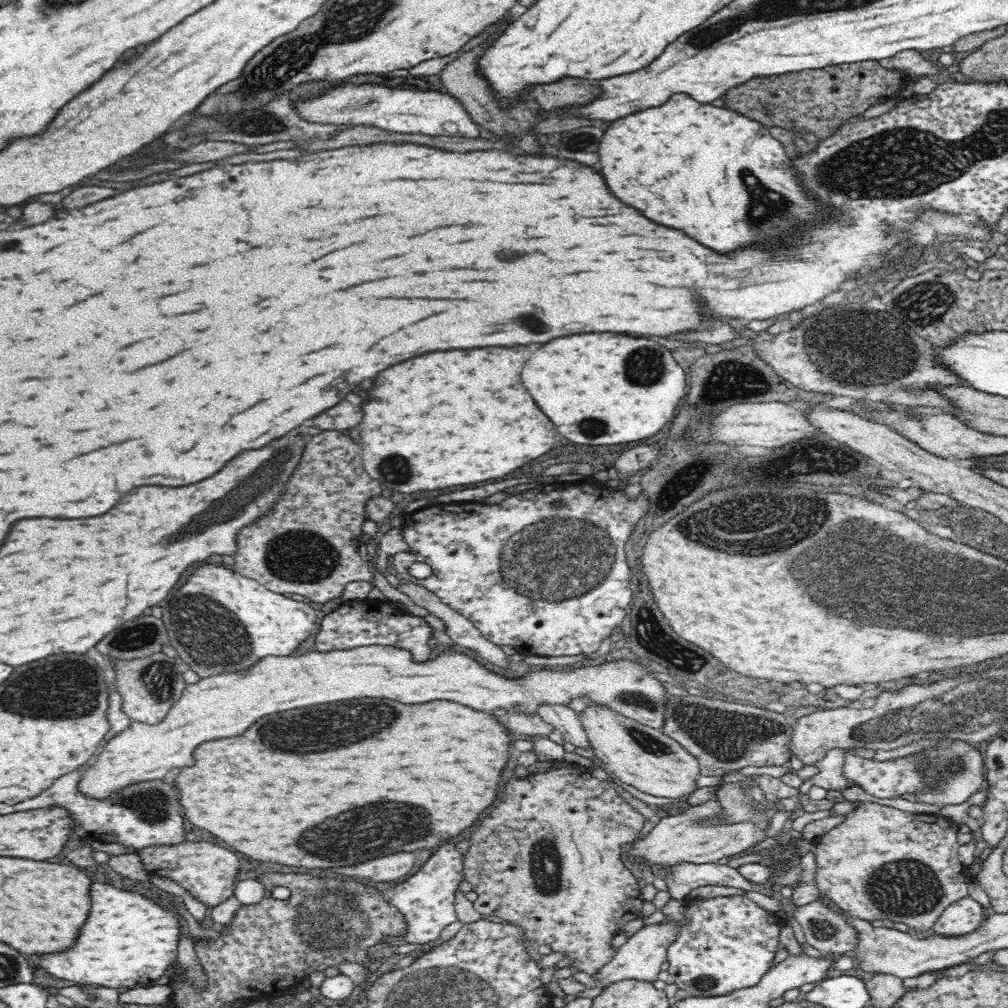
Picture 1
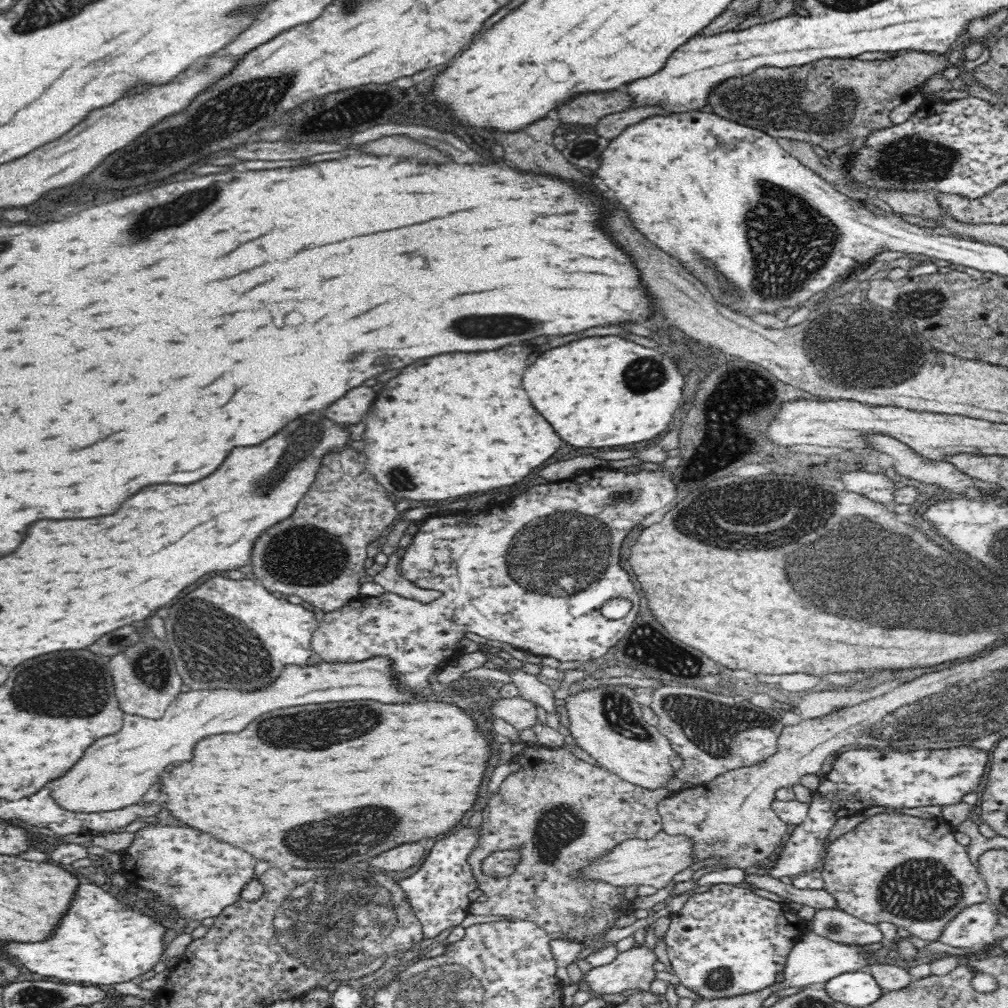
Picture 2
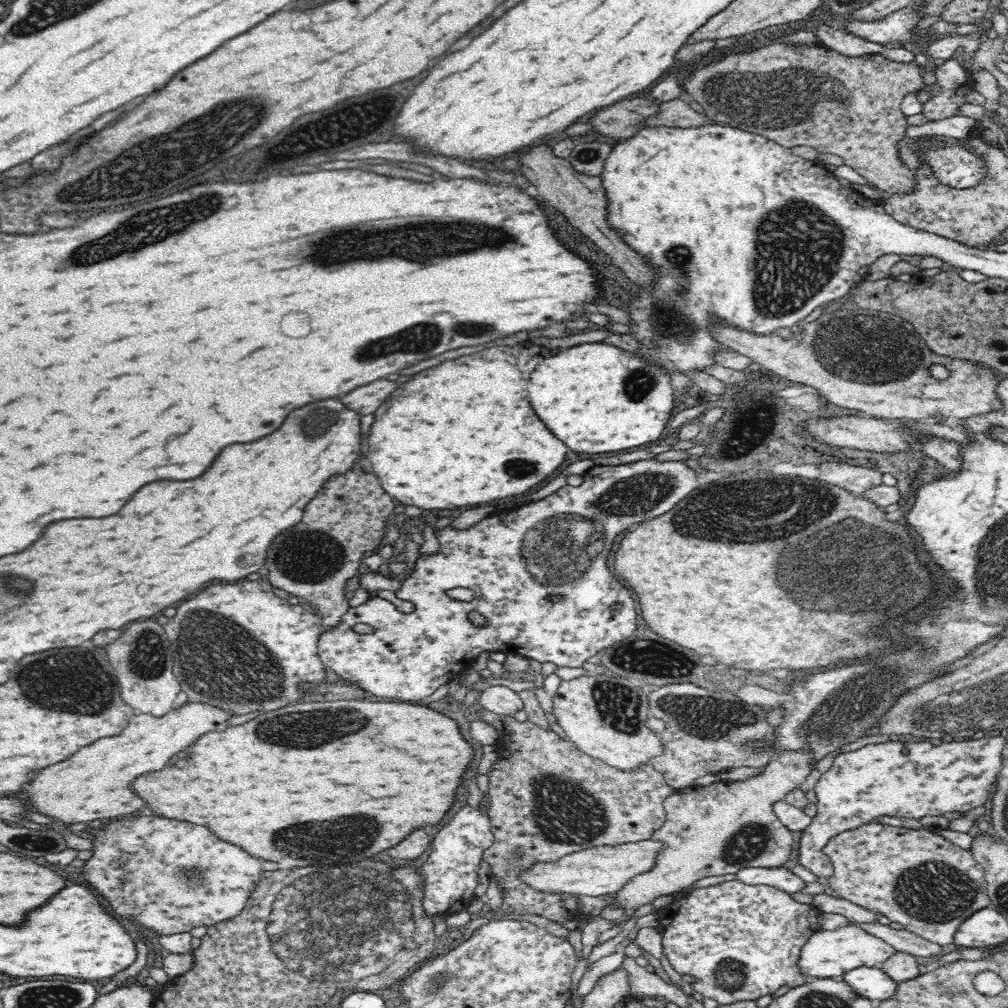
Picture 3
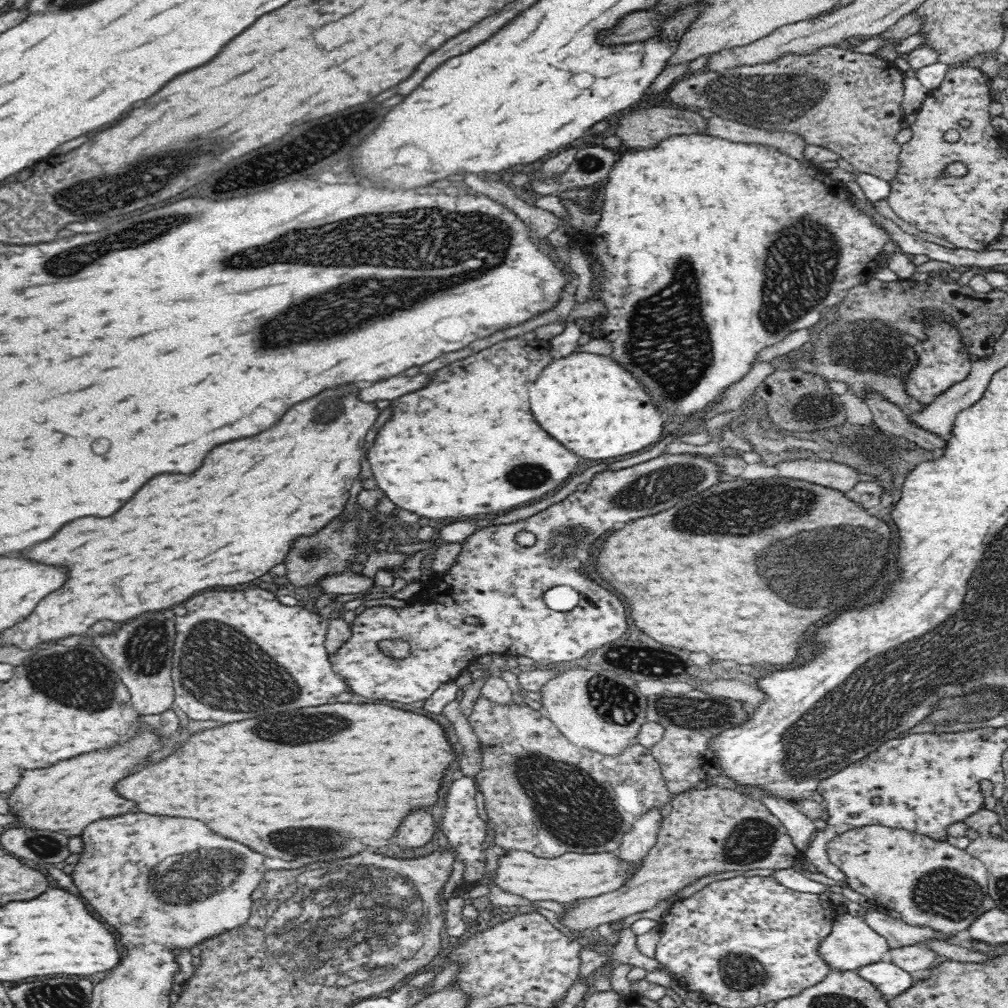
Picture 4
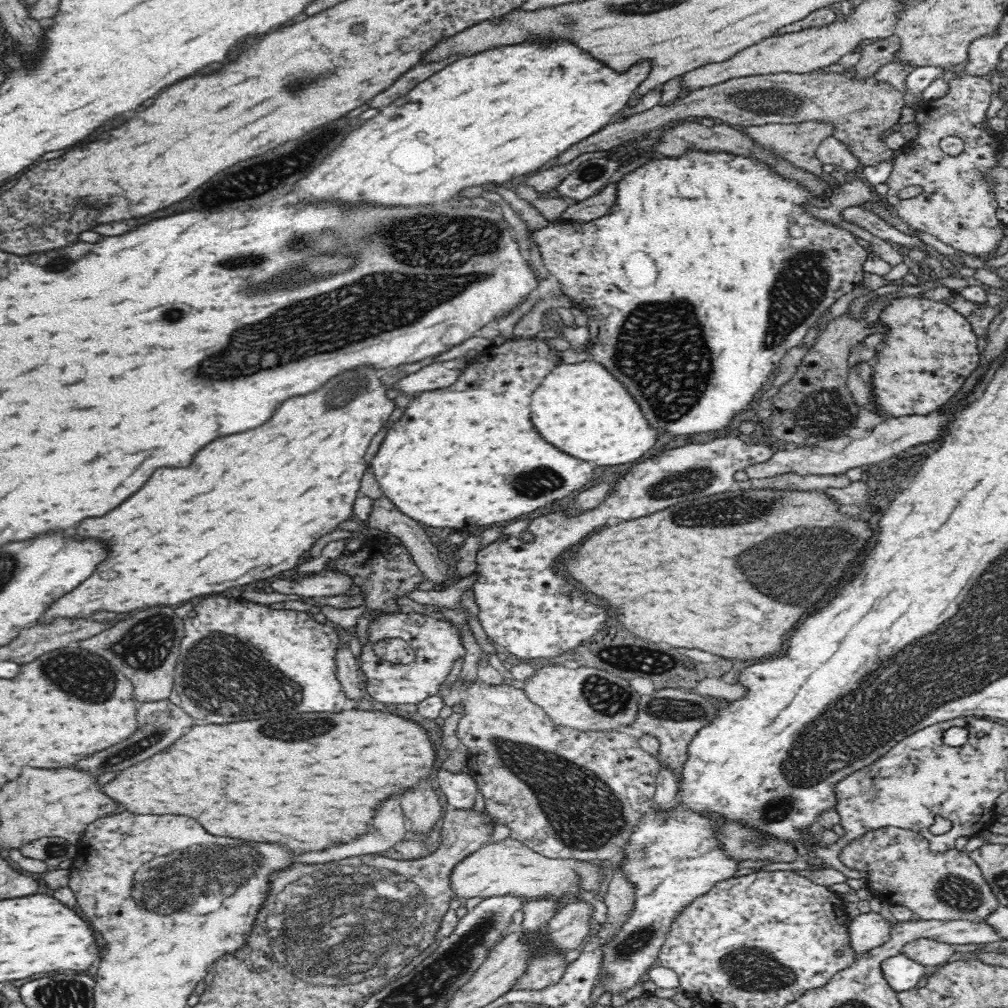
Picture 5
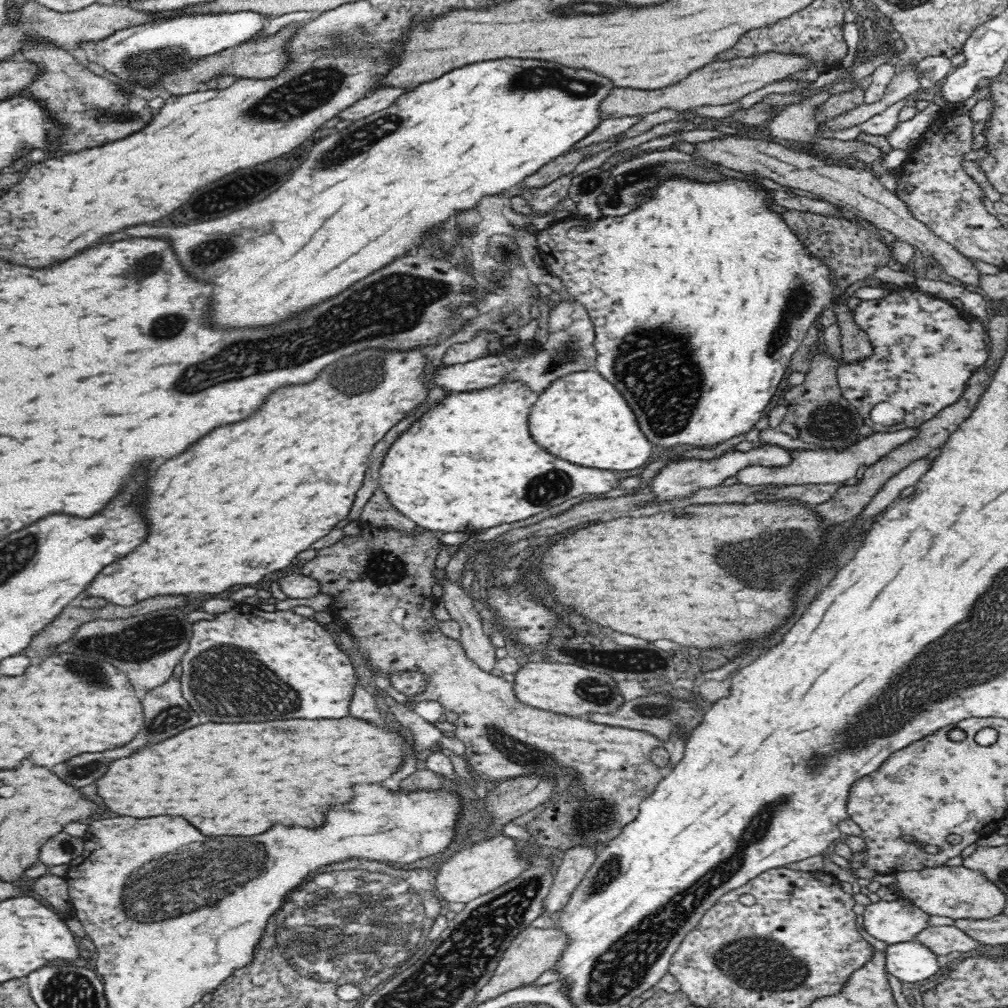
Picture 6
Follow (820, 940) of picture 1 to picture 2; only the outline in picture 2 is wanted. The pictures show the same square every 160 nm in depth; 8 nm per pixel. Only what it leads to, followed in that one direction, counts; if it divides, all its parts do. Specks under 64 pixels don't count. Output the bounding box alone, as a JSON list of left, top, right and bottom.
[809,909,882,946]

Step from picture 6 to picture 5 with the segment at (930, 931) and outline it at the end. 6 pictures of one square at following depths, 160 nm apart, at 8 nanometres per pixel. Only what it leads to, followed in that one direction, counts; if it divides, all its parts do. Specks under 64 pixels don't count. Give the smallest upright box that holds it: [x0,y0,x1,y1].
[902,938,956,966]

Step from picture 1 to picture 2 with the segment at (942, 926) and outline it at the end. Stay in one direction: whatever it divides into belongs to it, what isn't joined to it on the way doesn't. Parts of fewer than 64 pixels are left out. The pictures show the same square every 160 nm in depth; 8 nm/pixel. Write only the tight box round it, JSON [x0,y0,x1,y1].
[936,902,997,950]

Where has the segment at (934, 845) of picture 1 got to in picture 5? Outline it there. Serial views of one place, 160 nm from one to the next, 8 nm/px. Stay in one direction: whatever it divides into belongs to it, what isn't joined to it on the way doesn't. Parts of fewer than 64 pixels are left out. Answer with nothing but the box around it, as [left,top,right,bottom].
[839,827,1001,922]

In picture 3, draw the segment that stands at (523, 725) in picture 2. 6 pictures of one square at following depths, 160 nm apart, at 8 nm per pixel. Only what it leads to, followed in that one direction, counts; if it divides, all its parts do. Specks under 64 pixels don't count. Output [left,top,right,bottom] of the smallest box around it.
[477,686,523,716]

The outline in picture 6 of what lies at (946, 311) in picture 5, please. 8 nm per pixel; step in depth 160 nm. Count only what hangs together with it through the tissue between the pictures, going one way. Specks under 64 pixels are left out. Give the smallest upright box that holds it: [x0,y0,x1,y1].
[837,288,989,432]

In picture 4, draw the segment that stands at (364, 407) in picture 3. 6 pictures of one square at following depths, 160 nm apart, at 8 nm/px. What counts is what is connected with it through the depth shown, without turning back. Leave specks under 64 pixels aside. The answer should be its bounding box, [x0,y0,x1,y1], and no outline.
[358,374,430,402]

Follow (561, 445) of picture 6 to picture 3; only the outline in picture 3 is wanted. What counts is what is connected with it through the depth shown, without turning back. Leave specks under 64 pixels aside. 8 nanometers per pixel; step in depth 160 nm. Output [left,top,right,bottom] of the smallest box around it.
[528,342,674,454]

